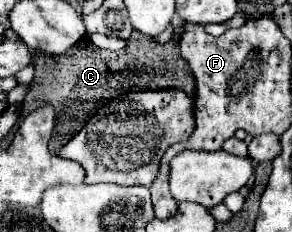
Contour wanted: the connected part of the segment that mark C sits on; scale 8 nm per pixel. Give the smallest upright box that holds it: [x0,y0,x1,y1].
[34,38,194,186]

